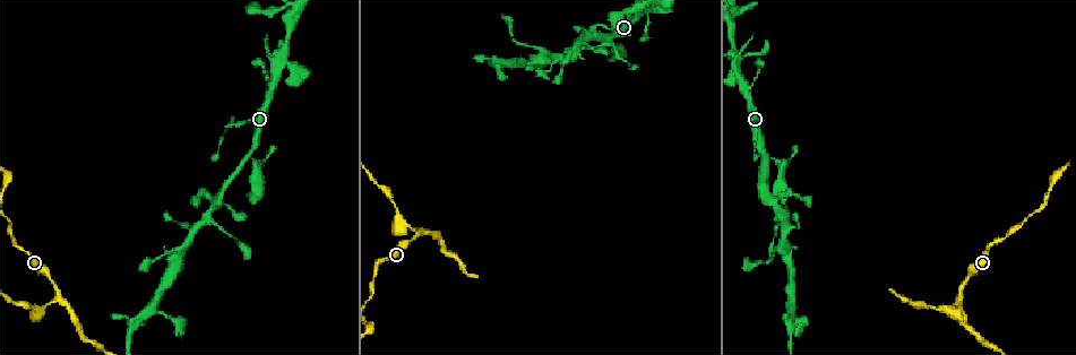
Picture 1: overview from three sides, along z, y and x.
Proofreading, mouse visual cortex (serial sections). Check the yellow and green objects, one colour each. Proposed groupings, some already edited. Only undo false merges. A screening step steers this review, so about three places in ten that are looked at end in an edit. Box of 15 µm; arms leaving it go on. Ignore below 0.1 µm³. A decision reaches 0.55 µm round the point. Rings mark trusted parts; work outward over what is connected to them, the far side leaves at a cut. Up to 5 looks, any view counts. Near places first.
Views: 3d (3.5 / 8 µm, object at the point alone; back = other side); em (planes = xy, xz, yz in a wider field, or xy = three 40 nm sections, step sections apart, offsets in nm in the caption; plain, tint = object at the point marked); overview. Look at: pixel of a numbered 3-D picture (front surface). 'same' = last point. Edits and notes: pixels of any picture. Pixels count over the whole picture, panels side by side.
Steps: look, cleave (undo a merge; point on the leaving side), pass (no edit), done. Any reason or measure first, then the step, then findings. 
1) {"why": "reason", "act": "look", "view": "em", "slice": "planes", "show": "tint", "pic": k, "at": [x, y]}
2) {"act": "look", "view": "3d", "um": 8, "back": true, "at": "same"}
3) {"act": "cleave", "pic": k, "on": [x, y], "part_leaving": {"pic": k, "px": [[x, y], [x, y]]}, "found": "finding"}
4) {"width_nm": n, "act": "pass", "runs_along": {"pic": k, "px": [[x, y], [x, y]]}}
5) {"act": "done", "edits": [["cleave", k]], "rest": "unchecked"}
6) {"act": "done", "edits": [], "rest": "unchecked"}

{"why": "three arms meet", "act": "look", "view": "3d", "um": 3.5, "pic": 1, "at": [765, 156]}

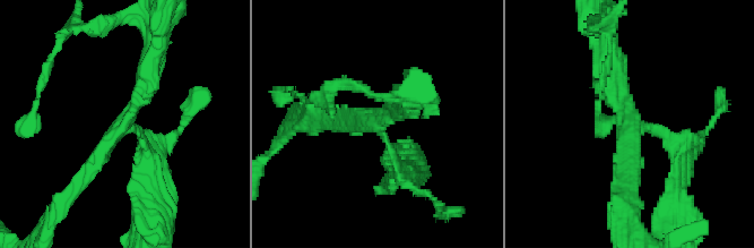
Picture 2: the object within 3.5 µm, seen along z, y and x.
{"why": "need the tissue", "act": "look", "view": "em", "slice": "xy", "step": 1, "show": "tint", "pic": 2, "at": [630, 119]}

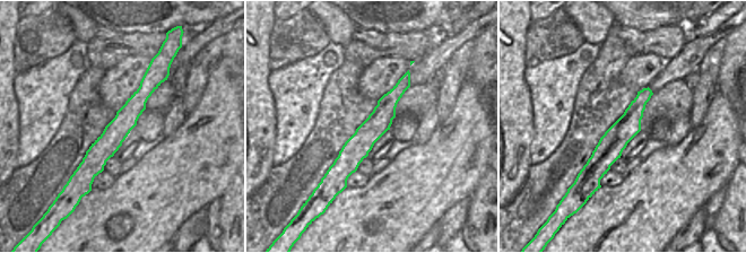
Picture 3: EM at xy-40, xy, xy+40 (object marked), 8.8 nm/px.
{"arms": 3, "act": "pass", "runs_along": {"pic": 3, "px": [[407, 79], [337, 174]]}, "found": "continuous, no second cell"}

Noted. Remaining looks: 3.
{"why": "four or more arms meet", "act": "look", "view": "3d", "um": 8, "pic": 1, "at": [736, 62]}

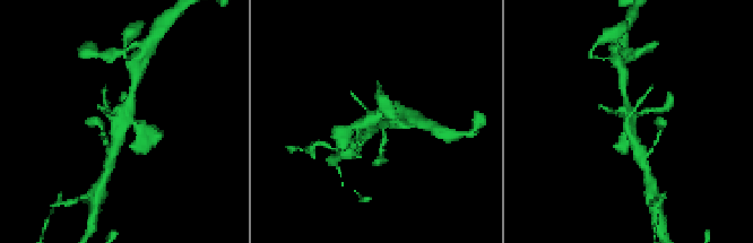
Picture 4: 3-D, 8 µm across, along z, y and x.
{"why": "shape alone is not enough", "act": "look", "view": "em", "slice": "planes", "show": "tint", "pic": 4, "at": [630, 122]}

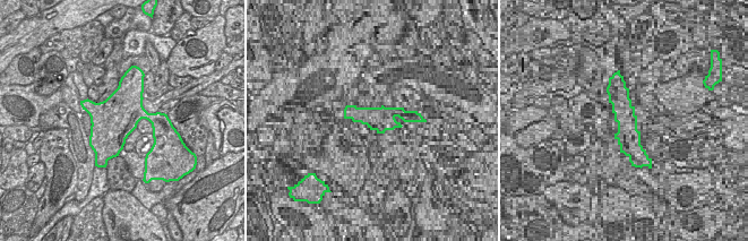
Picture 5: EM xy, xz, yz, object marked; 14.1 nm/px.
{"act": "pass", "runs_along": {"pic": 4, "px": [[113, 149], [127, 121], [131, 88]]}, "found": "continuous, no second cell"}

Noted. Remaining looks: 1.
{"act": "done", "edits": [], "rest": "unchecked"}

